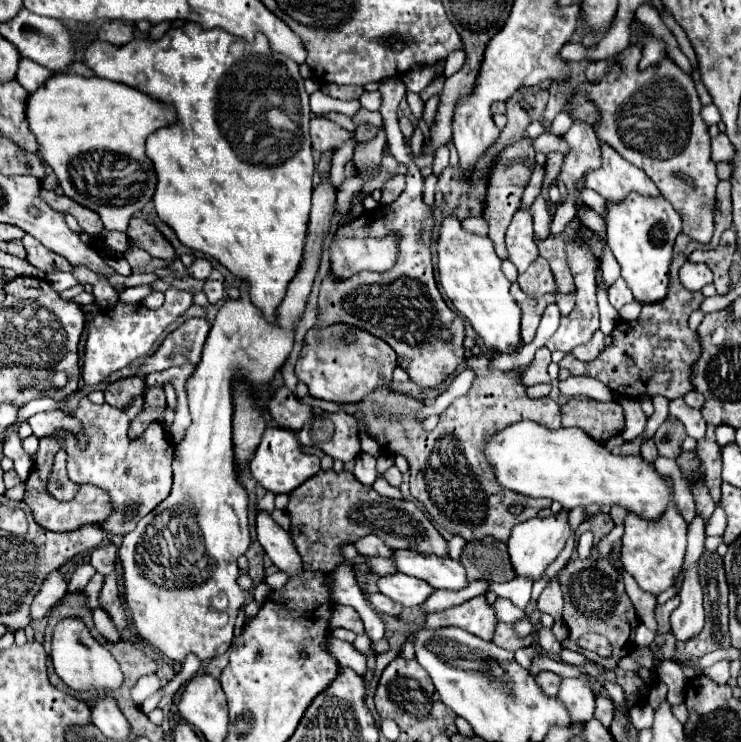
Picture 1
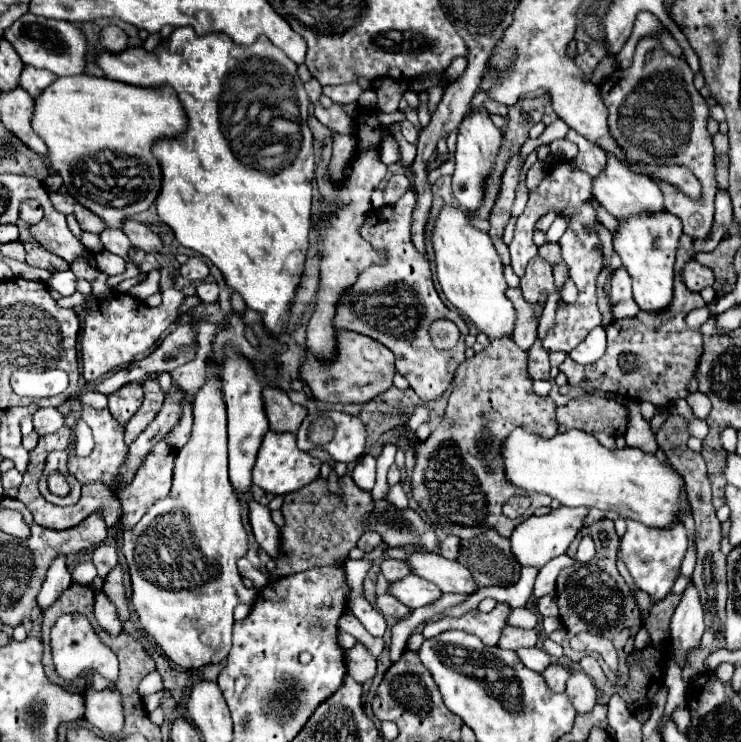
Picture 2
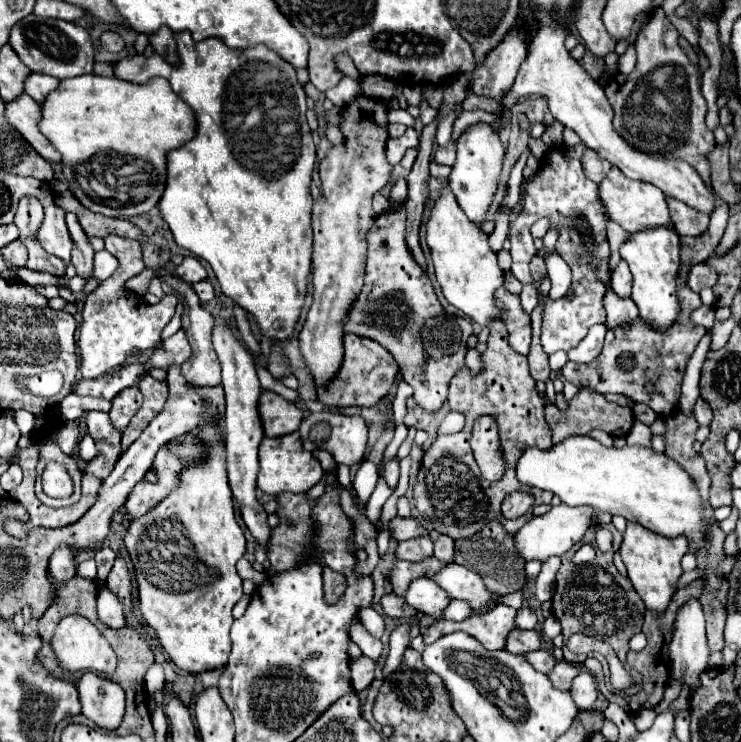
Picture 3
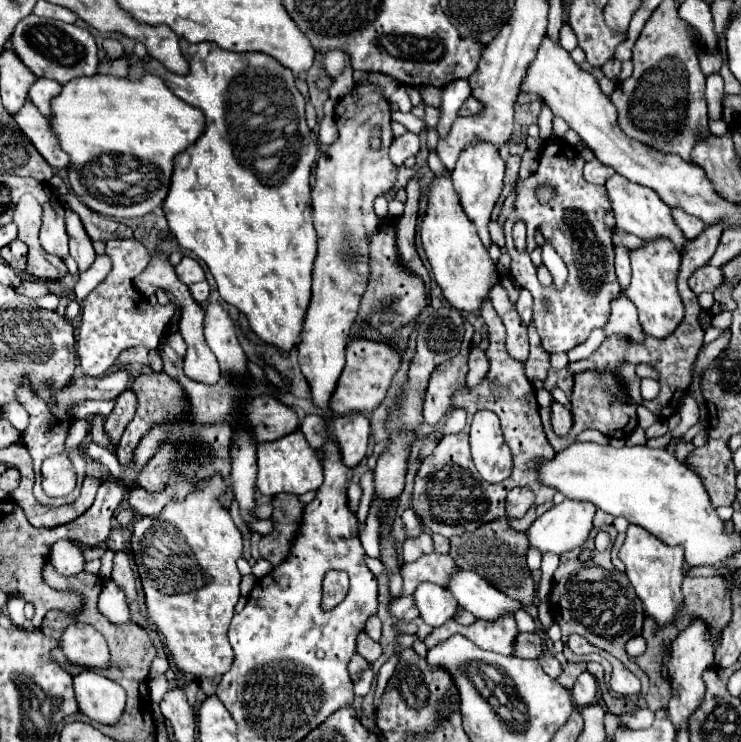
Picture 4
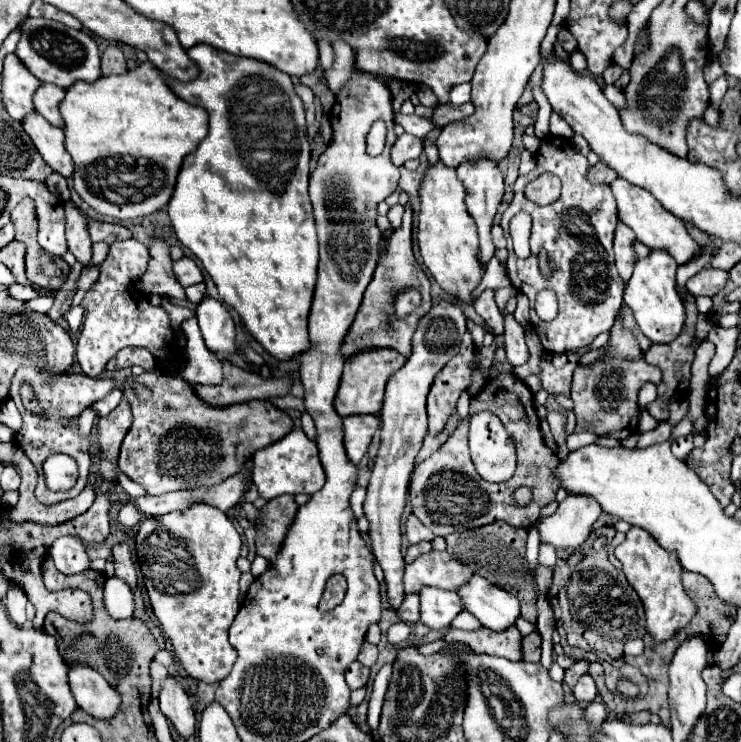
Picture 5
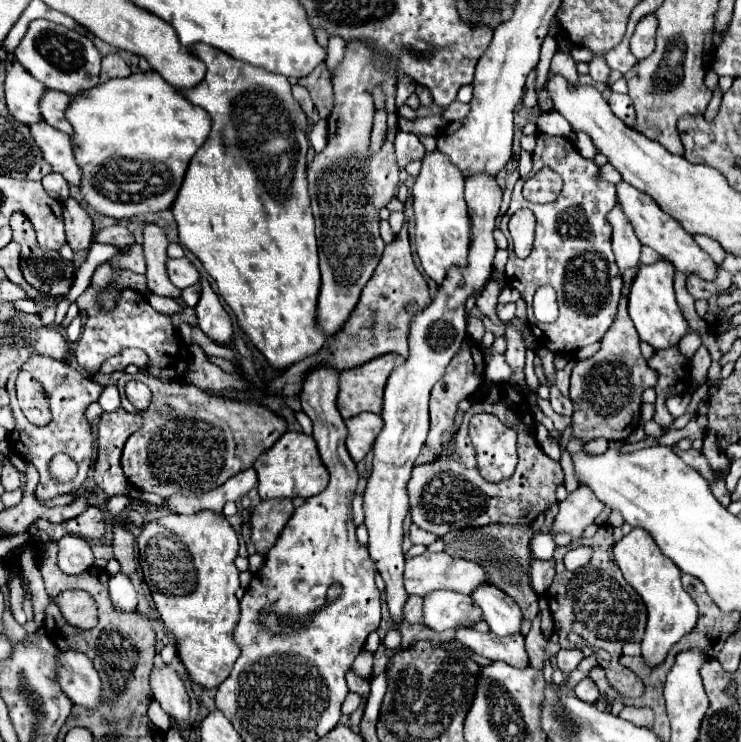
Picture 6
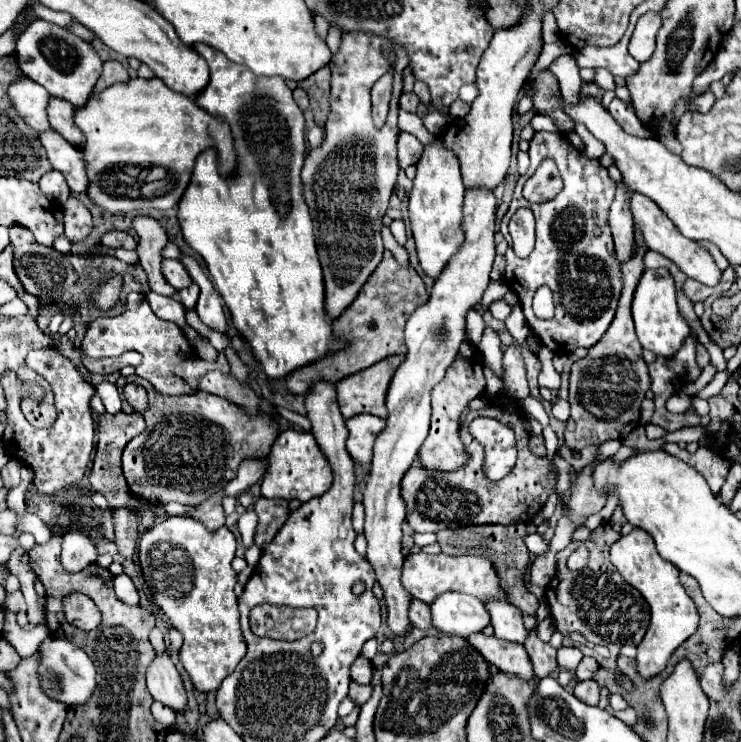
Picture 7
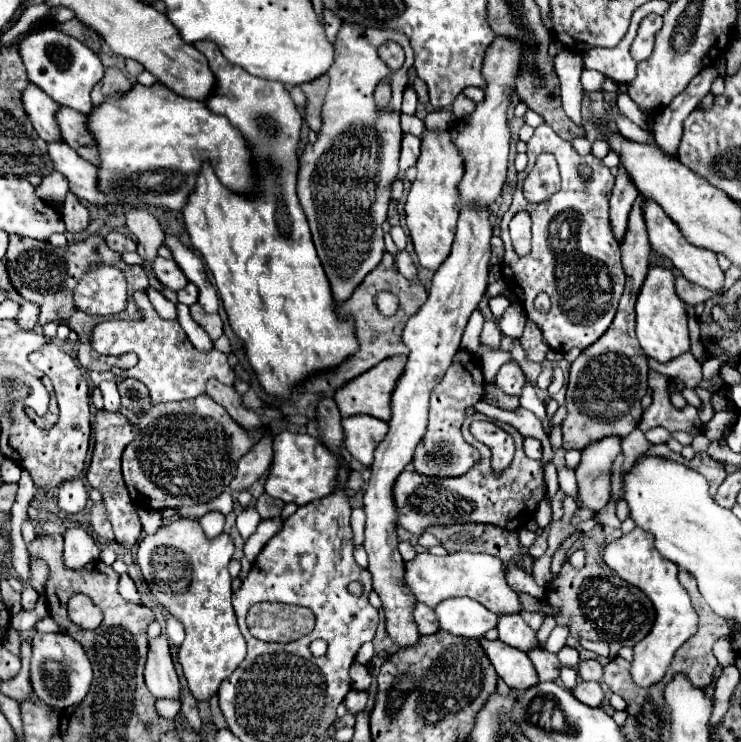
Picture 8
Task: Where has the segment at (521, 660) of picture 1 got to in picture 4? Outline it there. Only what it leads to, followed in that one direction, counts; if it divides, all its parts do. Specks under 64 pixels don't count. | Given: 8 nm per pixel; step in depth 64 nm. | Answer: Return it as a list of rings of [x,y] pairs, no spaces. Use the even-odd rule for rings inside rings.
[[[542,654],[540,658],[538,658],[538,662],[540,662],[540,666],[544,668],[544,672],[550,676],[550,678],[558,678],[560,676],[560,662],[554,658],[554,656],[550,656],[550,654]]]

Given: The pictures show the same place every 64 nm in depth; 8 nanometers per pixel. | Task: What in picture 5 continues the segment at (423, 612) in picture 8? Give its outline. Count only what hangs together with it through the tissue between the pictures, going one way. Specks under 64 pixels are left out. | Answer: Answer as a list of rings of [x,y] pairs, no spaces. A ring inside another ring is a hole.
[[[408,594],[398,610],[398,616],[406,622],[406,624],[416,624],[420,620],[420,598],[418,594]]]

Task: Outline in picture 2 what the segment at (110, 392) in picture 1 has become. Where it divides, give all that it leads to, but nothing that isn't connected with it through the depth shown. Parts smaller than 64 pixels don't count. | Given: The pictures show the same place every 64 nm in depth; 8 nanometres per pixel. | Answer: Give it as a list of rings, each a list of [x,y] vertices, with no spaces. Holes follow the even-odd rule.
[[[138,382],[126,384],[122,390],[116,390],[112,396],[108,396],[108,410],[110,414],[120,422],[126,424],[132,414],[142,404],[142,388]]]

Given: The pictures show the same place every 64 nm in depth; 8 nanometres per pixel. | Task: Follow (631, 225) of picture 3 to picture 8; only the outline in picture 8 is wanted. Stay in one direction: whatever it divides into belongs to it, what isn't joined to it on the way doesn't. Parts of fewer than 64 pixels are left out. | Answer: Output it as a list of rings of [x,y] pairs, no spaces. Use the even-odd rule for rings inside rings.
[[[648,202],[644,206],[644,220],[646,220],[646,228],[648,228],[648,238],[650,238],[650,246],[664,254],[666,258],[672,260],[672,264],[682,272],[682,276],[692,282],[692,284],[698,284],[702,288],[708,288],[716,294],[724,294],[724,272],[720,270],[718,266],[718,260],[716,260],[716,252],[712,250],[706,250],[706,248],[698,248],[694,244],[690,244],[684,234],[680,232],[680,228],[672,222],[672,218],[656,204],[656,202]]]

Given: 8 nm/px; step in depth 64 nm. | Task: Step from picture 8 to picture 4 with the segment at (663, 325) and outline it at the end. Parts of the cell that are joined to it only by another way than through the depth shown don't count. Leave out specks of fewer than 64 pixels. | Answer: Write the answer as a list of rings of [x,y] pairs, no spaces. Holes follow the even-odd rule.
[[[656,240],[646,242],[644,248],[640,250],[632,250],[630,260],[632,260],[632,282],[624,294],[638,308],[642,330],[654,338],[666,338],[678,328],[678,324],[684,318],[684,306],[676,290],[680,256],[670,240]]]

